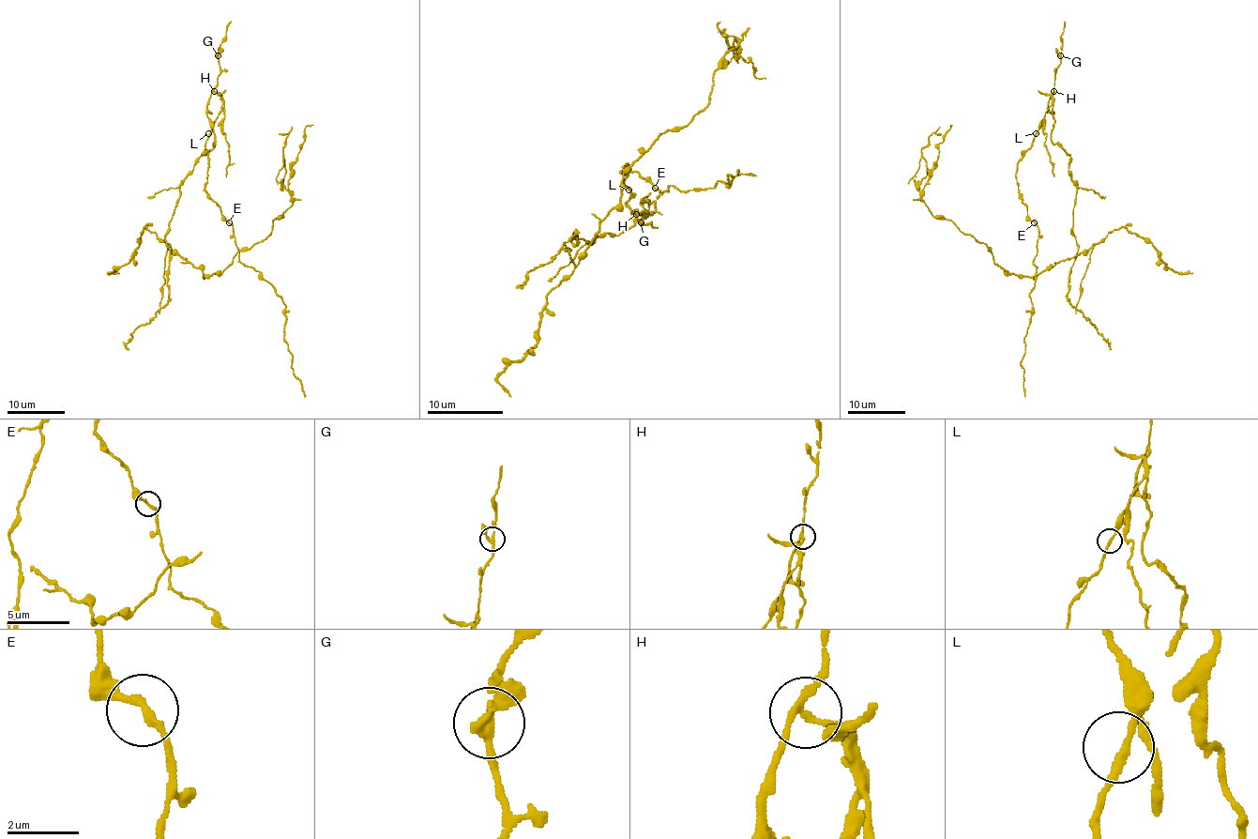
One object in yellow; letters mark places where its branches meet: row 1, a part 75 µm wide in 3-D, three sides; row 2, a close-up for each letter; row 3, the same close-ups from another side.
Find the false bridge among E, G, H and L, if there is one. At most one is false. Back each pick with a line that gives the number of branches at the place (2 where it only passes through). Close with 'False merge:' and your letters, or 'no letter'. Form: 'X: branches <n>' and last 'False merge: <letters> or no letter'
H: branches 3
False merge: H

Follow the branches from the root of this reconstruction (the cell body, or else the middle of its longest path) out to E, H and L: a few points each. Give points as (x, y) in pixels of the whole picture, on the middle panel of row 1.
E: (583, 238), (627, 231), (634, 212), (645, 212), (636, 214), (627, 205), (627, 163), (655, 188)
H: (583, 238), (591, 242), (606, 233), (627, 231), (634, 223), (634, 212), (645, 210), (636, 214)
L: (583, 238), (627, 231), (634, 212), (645, 212), (636, 214), (627, 205), (628, 190)

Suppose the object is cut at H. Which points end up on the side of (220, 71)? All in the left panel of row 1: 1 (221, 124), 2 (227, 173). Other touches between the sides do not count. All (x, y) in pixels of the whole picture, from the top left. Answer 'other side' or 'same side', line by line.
1: other side
2: other side

